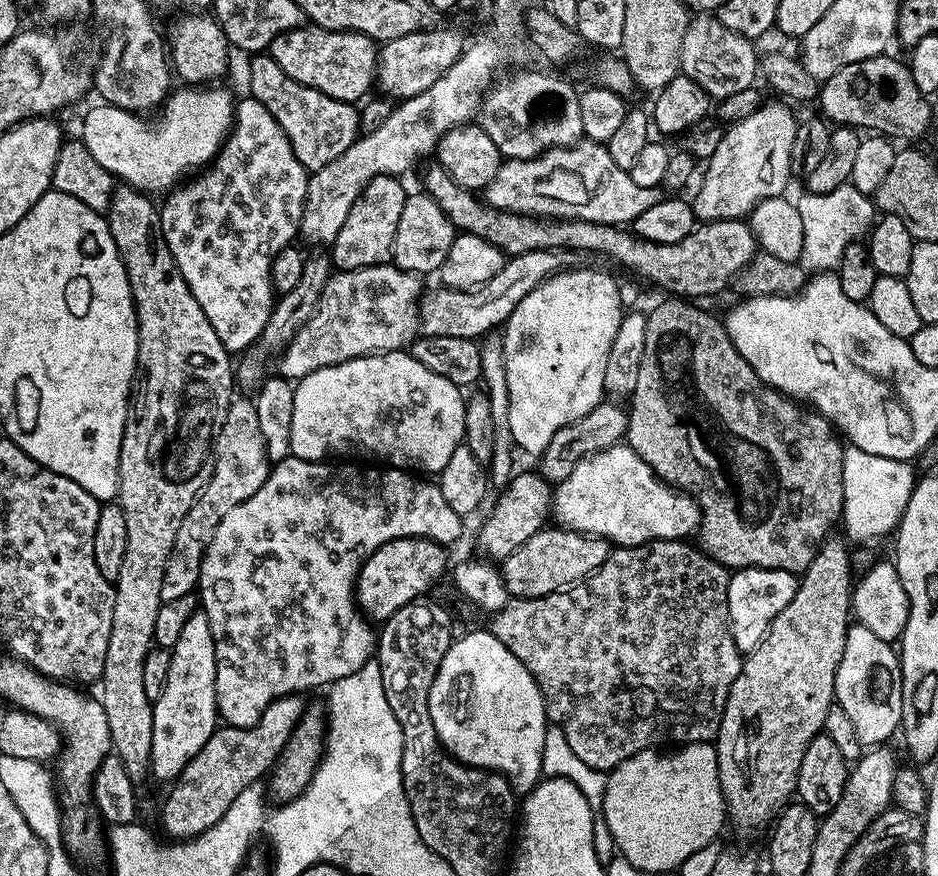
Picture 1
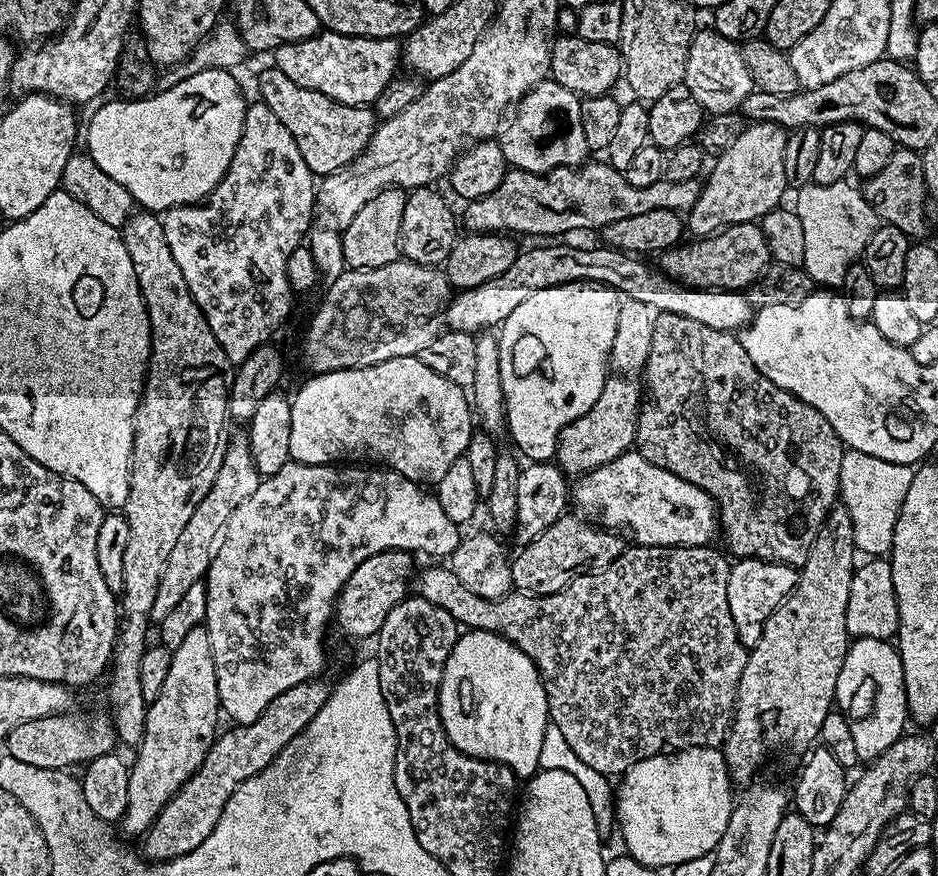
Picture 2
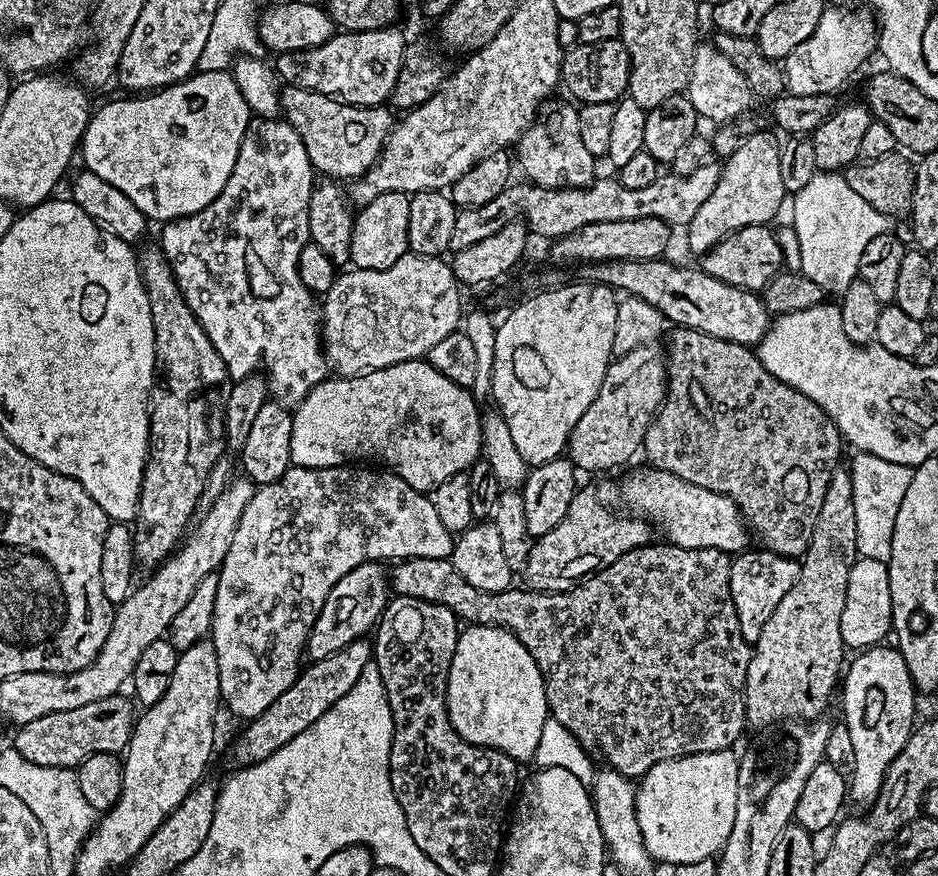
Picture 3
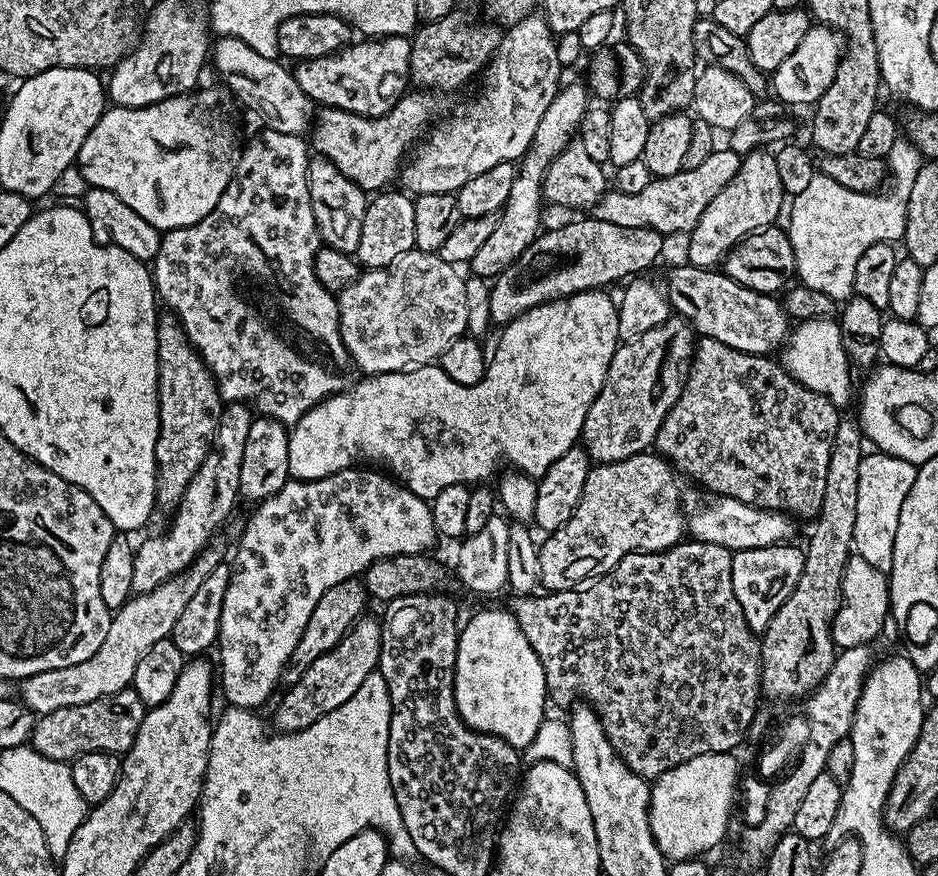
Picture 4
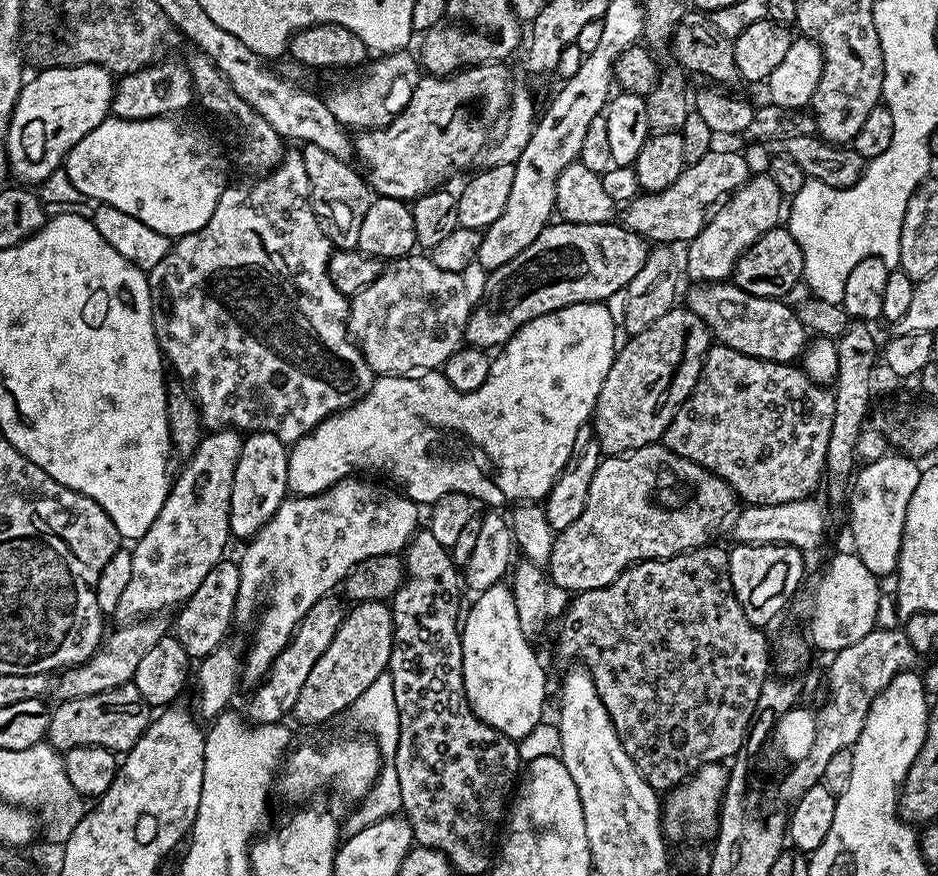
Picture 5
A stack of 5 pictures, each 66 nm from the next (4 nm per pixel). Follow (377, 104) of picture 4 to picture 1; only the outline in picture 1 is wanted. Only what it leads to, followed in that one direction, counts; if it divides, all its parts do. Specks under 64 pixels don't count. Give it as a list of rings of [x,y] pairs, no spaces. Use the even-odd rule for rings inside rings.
[[[301,26],[274,38],[270,55],[287,76],[294,78],[294,82],[317,88],[335,100],[356,102],[360,100],[359,96],[369,95],[371,84],[373,87],[378,44],[361,32],[332,32],[328,28]]]

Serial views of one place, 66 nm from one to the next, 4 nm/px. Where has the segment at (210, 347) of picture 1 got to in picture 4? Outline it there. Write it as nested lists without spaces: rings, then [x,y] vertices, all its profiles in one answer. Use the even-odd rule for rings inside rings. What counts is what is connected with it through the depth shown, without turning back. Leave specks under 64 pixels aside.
[[[171,314],[161,315],[156,325],[160,363],[160,433],[156,443],[156,507],[175,510],[180,505],[190,478],[198,474],[202,458],[212,445],[220,421],[222,401],[216,379],[192,347],[184,327]]]

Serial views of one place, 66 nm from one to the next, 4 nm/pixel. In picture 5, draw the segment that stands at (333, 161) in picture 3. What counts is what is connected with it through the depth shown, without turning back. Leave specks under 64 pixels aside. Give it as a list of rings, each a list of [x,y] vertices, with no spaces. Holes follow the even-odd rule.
[[[504,62],[494,64],[475,64],[473,68],[462,68],[447,78],[425,75],[418,82],[406,110],[402,110],[385,128],[364,130],[355,137],[355,159],[368,167],[366,179],[376,196],[389,196],[395,200],[411,202],[417,196],[437,189],[451,174],[452,168],[460,172],[481,159],[482,153],[489,147],[488,135],[496,123],[508,111],[514,91],[509,65]]]

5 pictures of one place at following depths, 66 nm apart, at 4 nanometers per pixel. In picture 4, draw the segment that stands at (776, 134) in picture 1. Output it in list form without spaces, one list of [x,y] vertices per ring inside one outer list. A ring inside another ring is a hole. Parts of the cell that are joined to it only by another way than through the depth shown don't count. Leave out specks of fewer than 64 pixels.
[[[757,150],[745,155],[740,161],[738,174],[702,210],[702,218],[698,218],[698,226],[687,233],[688,256],[687,263],[696,268],[711,268],[723,265],[728,256],[728,251],[739,240],[746,238],[751,232],[759,228],[770,228],[777,223],[776,220],[786,208],[786,197],[782,190],[782,182],[778,179],[778,162],[775,155],[768,150]]]

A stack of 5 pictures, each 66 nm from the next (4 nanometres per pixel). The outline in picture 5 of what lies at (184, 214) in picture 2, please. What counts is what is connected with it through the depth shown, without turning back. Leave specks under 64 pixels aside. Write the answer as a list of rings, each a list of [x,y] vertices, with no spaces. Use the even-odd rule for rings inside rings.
[[[285,151],[284,159],[271,172],[249,180],[252,180],[249,184],[233,183],[225,188],[218,198],[218,206],[214,206],[214,214],[210,214],[210,222],[206,222],[202,230],[194,230],[179,237],[169,247],[166,258],[162,258],[158,266],[150,269],[151,287],[158,292],[160,288],[161,294],[168,299],[169,310],[172,311],[164,312],[161,316],[159,313],[158,324],[162,331],[158,339],[171,371],[173,368],[190,389],[190,395],[200,410],[200,423],[205,429],[231,428],[244,434],[269,432],[283,444],[291,446],[306,433],[314,431],[327,416],[335,416],[342,409],[357,404],[371,390],[374,373],[348,331],[349,297],[343,296],[338,286],[330,282],[328,263],[334,249],[332,240],[322,230],[320,220],[312,209],[310,178],[306,178],[303,155],[299,151]]]

